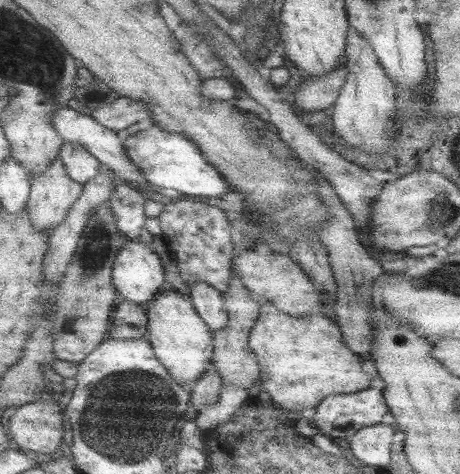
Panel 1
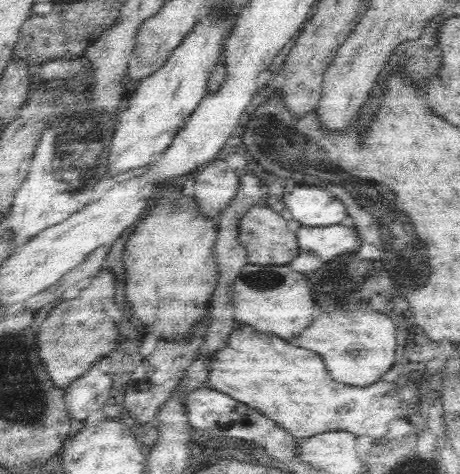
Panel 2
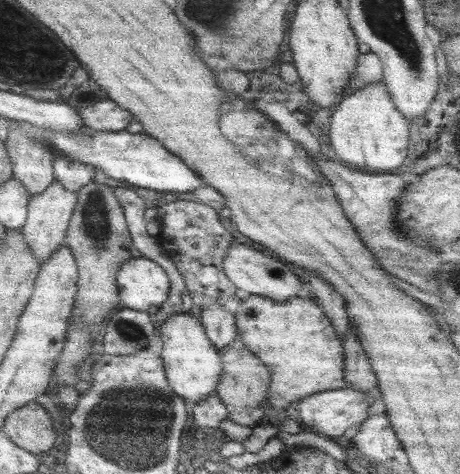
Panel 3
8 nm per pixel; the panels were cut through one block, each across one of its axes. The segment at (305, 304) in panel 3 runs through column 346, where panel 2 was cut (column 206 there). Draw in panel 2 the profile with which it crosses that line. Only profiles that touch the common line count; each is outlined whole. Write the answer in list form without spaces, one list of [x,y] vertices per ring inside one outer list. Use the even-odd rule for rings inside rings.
[[[244,326],[234,328],[226,348],[216,352],[216,358],[210,356],[210,364],[208,388],[260,410],[260,414],[282,426],[296,440],[316,438],[316,434],[326,432],[350,432],[356,438],[370,436],[374,442],[384,442],[394,418],[410,418],[418,414],[420,408],[416,384],[398,384],[384,378],[364,388],[338,384],[332,380],[318,354],[298,348],[274,334],[248,334]]]

